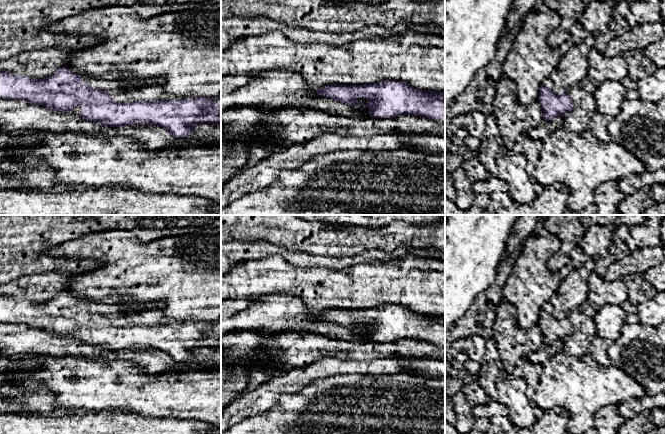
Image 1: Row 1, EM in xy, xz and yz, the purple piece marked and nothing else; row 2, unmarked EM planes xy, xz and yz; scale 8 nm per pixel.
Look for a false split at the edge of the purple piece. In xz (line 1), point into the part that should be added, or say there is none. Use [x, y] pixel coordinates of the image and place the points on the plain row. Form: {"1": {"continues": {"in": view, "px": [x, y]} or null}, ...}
{"1": {"continues": {"in": "xz", "px": [440, 344]}}}

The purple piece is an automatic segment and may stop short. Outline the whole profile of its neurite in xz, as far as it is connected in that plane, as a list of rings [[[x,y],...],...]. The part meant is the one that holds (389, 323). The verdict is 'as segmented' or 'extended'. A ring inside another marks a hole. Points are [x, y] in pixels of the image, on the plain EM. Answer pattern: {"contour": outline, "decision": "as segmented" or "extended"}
{"contour": [[[388,305],[377,308],[350,310],[331,308],[317,314],[318,319],[343,326],[350,330],[360,329],[357,322],[365,321],[368,327],[364,330],[369,333],[368,337],[372,342],[393,342],[408,338],[430,342],[440,348],[445,348],[445,316],[418,313],[405,306]]], "decision": "extended"}

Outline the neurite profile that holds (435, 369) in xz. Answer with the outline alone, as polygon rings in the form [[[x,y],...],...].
[[[397,358],[407,367],[407,373],[432,379],[445,379],[445,361],[431,361],[421,358]]]

